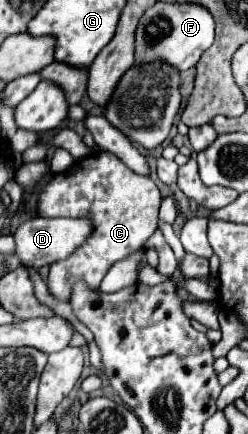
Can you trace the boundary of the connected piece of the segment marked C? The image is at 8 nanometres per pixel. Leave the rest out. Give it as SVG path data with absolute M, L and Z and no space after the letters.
M93 153L75 161L67 171L55 173L39 195L41 217L87 217L95 221L93 235L69 259L57 261L49 269L49 293L63 301L71 301L73 281L85 281L89 289L99 289L101 279L113 263L141 251L147 239L157 231L161 193L157 185L133 173L113 153Z

